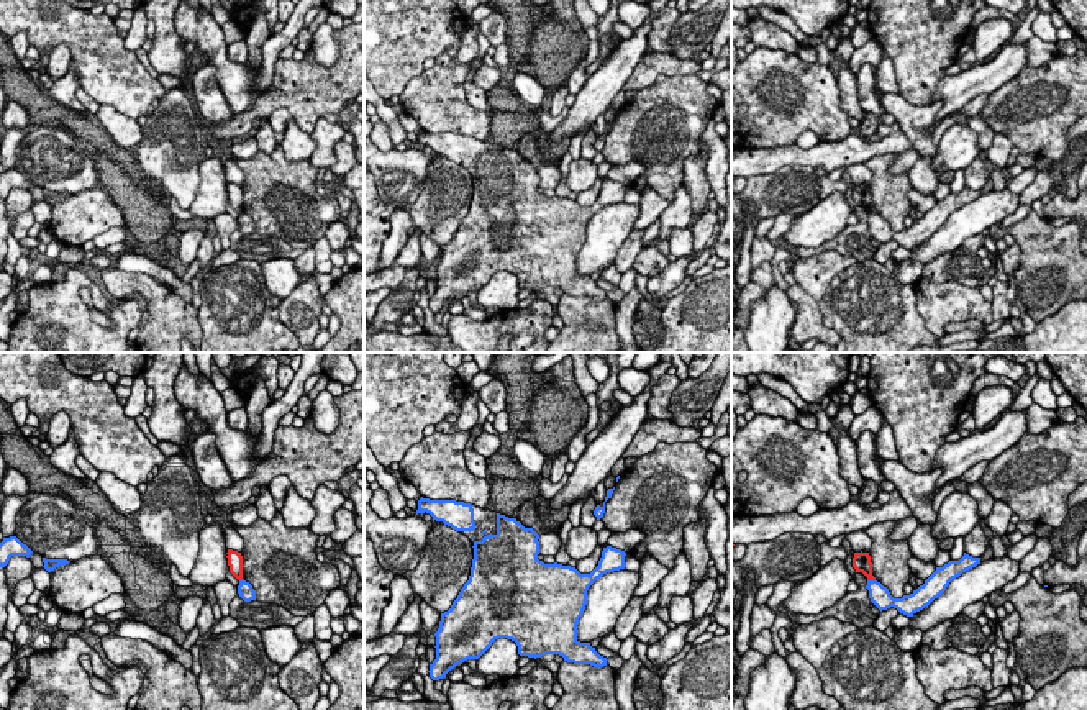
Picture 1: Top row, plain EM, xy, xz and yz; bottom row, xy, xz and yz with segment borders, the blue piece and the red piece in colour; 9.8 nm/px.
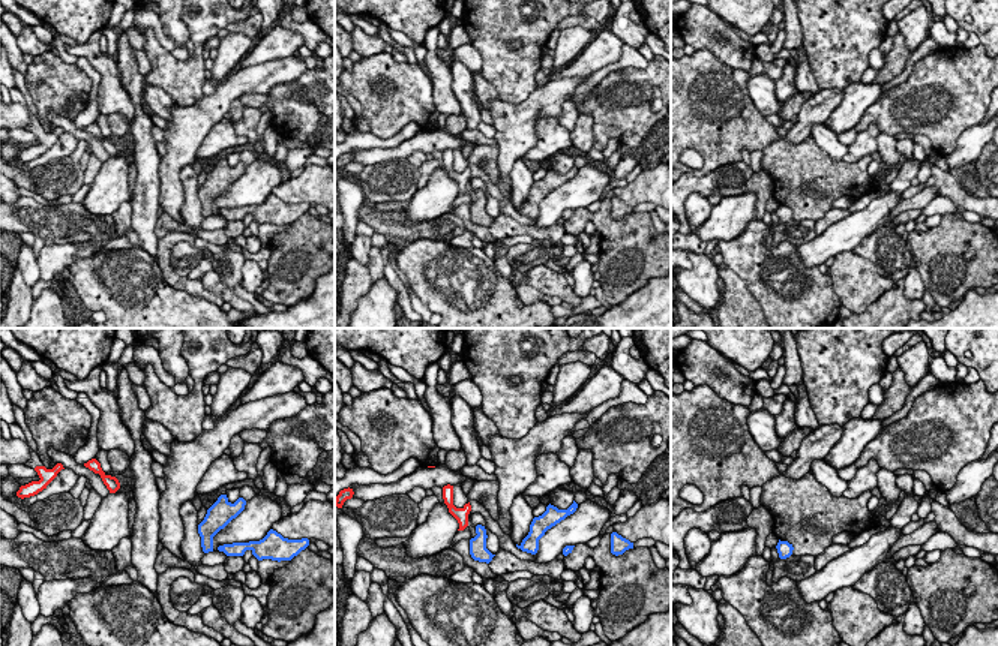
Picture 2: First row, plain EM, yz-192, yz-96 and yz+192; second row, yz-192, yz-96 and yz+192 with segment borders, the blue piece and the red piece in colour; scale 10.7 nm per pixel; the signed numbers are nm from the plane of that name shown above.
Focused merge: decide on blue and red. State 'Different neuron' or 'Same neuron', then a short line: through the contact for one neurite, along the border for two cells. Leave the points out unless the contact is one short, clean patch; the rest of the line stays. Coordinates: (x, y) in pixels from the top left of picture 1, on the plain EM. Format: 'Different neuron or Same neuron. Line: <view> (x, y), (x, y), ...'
Different neuron. Line: yz (868, 212), (874, 213)

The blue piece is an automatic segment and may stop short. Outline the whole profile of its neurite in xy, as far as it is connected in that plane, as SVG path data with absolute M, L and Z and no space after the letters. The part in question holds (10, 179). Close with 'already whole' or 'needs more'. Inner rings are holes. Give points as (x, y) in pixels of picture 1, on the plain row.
M16 169L3 171L0 175L0 200L5 200L11 189L31 189L31 182Z; already whole

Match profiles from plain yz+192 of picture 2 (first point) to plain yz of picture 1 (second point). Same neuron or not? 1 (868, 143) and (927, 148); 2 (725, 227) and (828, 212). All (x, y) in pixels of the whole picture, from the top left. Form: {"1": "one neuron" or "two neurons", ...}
{"1": "two neurons", "2": "one neuron"}

